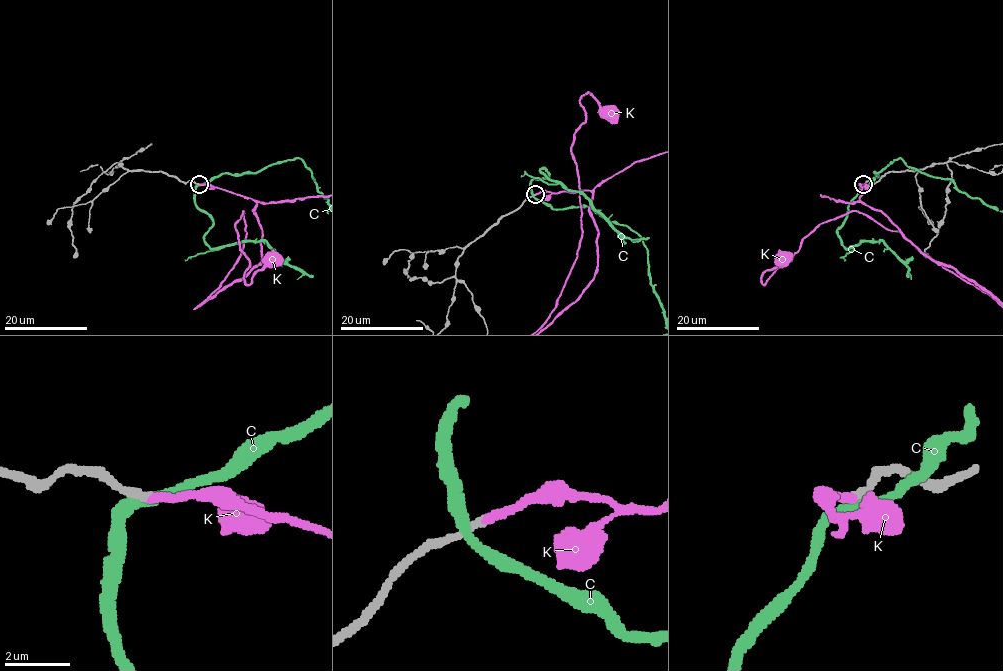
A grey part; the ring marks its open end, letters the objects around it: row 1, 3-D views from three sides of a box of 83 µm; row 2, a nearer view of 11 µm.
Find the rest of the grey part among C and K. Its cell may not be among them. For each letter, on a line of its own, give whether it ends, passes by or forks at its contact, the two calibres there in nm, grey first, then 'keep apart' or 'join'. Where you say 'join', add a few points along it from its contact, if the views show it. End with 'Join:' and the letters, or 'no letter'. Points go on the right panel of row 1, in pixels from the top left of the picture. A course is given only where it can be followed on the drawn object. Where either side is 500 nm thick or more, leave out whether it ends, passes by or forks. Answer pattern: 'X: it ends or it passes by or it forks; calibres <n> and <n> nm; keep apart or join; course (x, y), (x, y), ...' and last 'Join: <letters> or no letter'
C: it passes by; calibres 320 and 340 nm; keep apart
K: it ends; calibres 280 and 260 nm; join; course (863, 184), (860, 199), (924, 254), (997, 300), (855, 211), (815, 227), (764, 284), (763, 274), (782, 259)
Join: K

